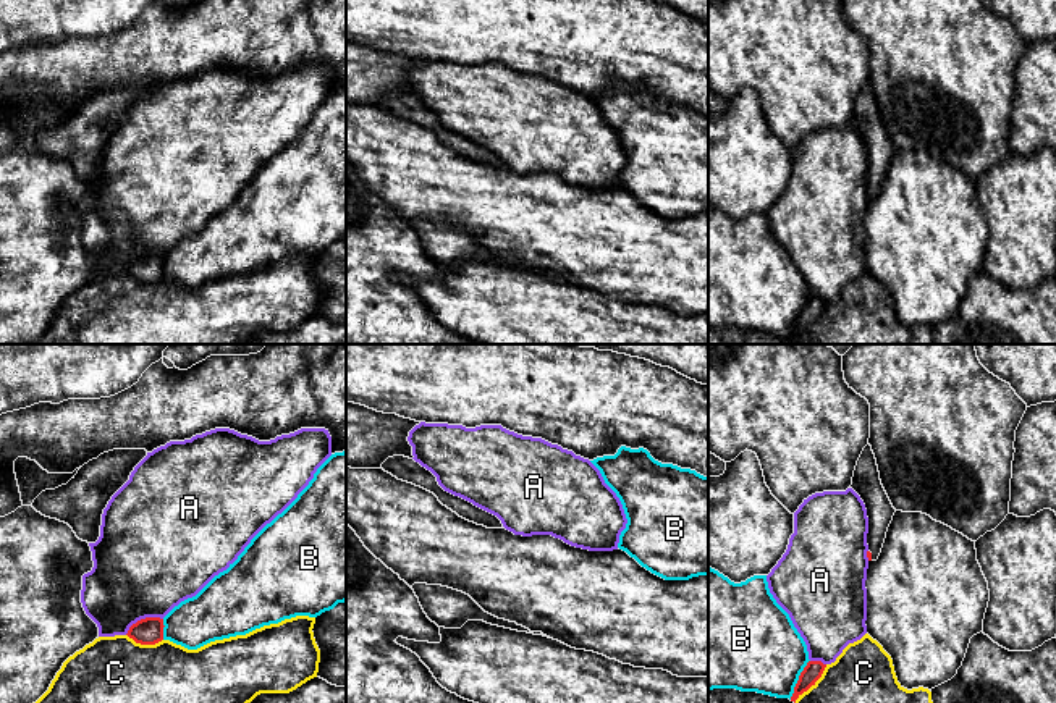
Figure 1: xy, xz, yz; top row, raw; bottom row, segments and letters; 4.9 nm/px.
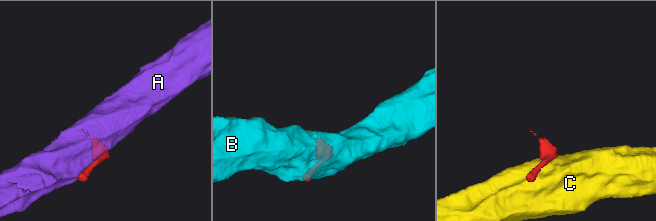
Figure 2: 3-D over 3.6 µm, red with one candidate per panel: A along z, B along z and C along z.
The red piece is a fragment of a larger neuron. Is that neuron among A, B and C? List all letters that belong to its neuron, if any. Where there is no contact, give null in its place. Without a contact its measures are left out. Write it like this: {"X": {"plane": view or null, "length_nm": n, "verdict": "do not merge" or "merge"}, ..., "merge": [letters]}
{"A": {"plane": "xy", "length_nm": 200, "verdict": "do not merge"}, "B": {"plane": "yz", "length_nm": 220, "verdict": "do not merge"}, "C": {"plane": "xy", "length_nm": 190, "verdict": "do not merge"}, "merge": []}

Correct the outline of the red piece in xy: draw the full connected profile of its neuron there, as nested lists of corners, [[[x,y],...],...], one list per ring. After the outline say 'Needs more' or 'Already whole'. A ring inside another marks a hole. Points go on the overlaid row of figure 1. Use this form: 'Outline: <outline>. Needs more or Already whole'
Outline: [[[146,617],[133,624],[128,630],[128,637],[141,645],[155,645],[163,640],[163,619]]]. Already whole

